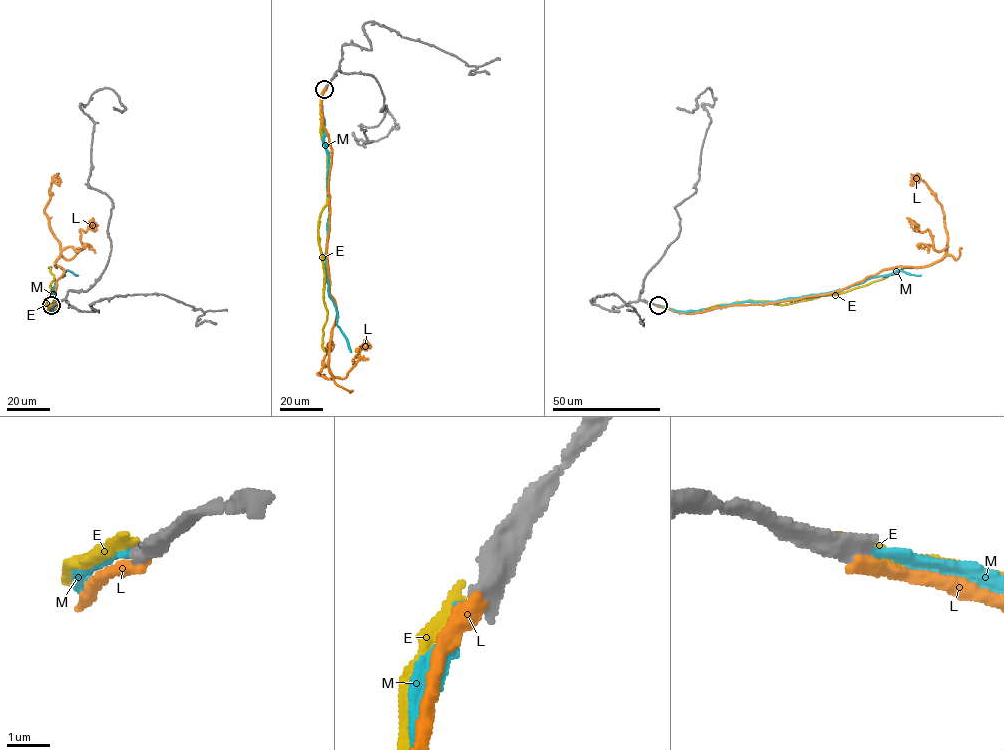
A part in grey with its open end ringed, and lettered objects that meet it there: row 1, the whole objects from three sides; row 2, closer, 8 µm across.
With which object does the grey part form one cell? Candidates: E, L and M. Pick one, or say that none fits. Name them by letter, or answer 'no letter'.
M

